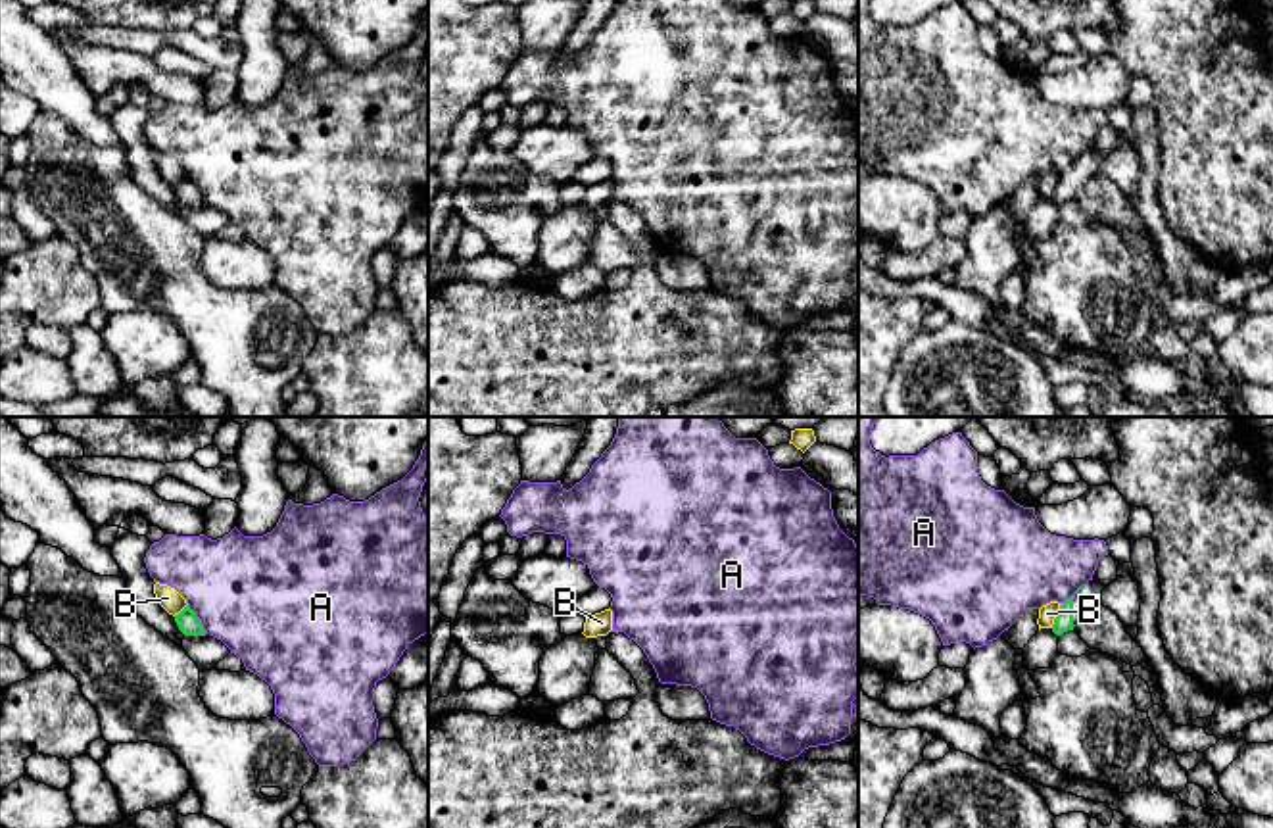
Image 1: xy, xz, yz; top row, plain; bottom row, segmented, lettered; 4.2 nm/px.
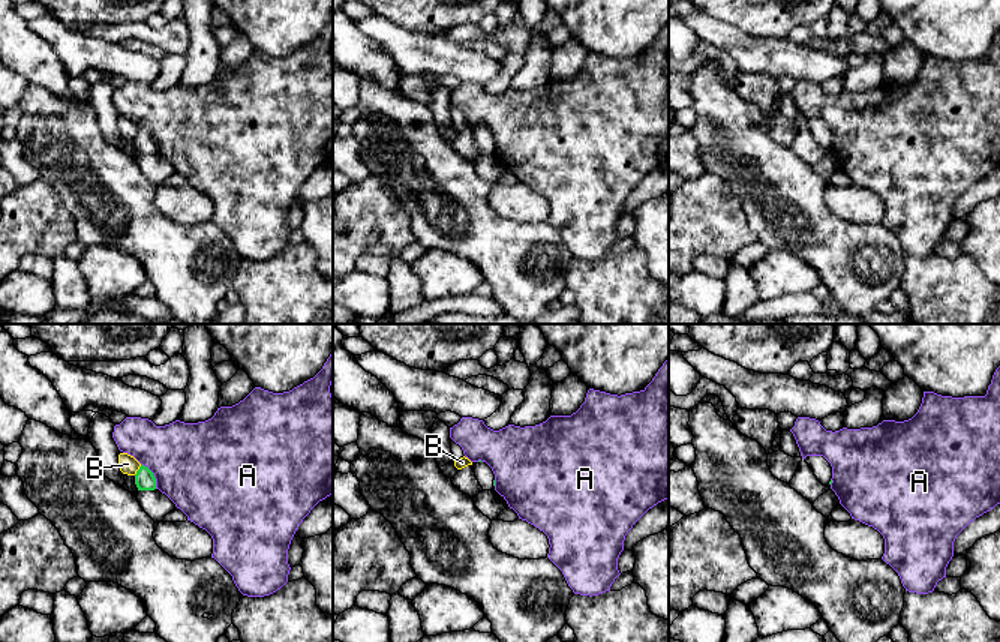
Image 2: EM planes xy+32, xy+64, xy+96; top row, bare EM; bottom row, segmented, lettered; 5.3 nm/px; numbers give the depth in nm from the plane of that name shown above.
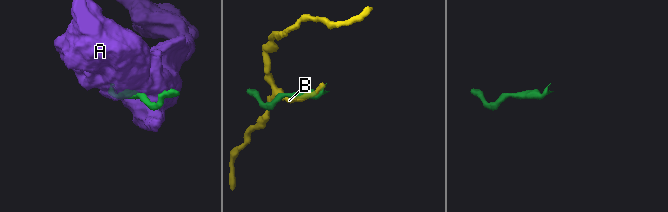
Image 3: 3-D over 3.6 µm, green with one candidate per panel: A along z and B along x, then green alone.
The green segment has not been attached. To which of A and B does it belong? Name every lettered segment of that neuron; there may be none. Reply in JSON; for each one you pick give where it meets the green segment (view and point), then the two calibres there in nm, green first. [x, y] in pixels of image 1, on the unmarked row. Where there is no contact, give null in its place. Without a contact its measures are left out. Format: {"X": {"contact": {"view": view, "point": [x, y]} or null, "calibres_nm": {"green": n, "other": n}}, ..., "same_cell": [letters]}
{"same_cell": []}

